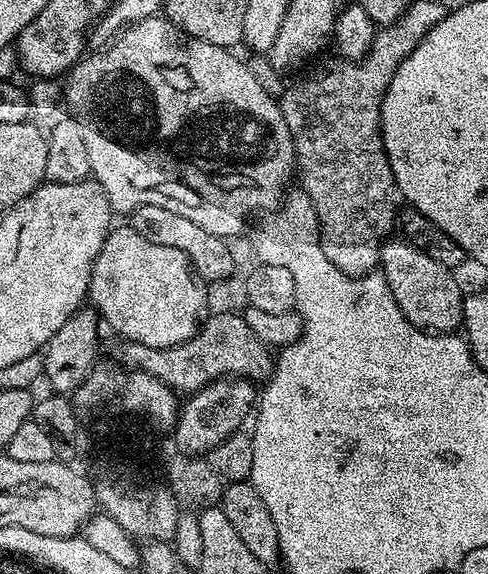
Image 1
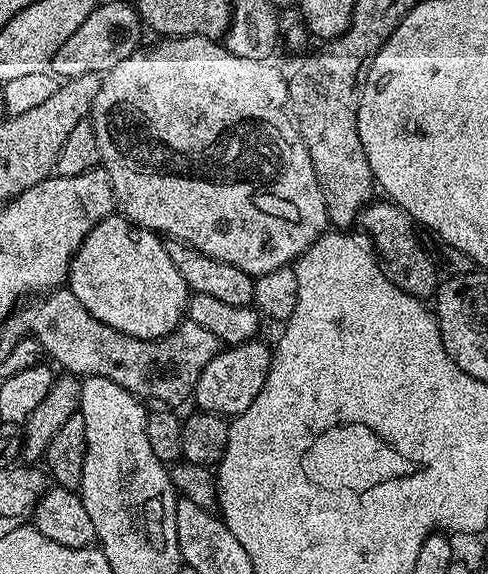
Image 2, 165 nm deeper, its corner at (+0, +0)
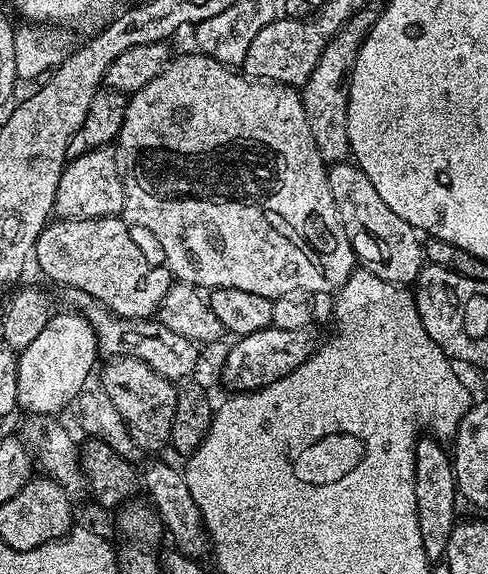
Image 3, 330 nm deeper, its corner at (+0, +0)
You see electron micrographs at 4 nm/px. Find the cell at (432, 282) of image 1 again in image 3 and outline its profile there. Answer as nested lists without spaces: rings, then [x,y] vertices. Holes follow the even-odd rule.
[[[337,162],[331,165],[328,168],[328,181],[330,182],[330,194],[334,194],[338,218],[344,227],[346,238],[350,238],[357,261],[367,271],[373,272],[386,282],[401,286],[415,285],[418,274],[426,266],[421,233],[412,228],[410,222],[398,218],[398,214],[394,214],[394,210],[390,210],[386,202],[382,202],[378,190],[374,190],[373,184],[370,183],[370,178],[366,178],[366,174],[356,163]]]

